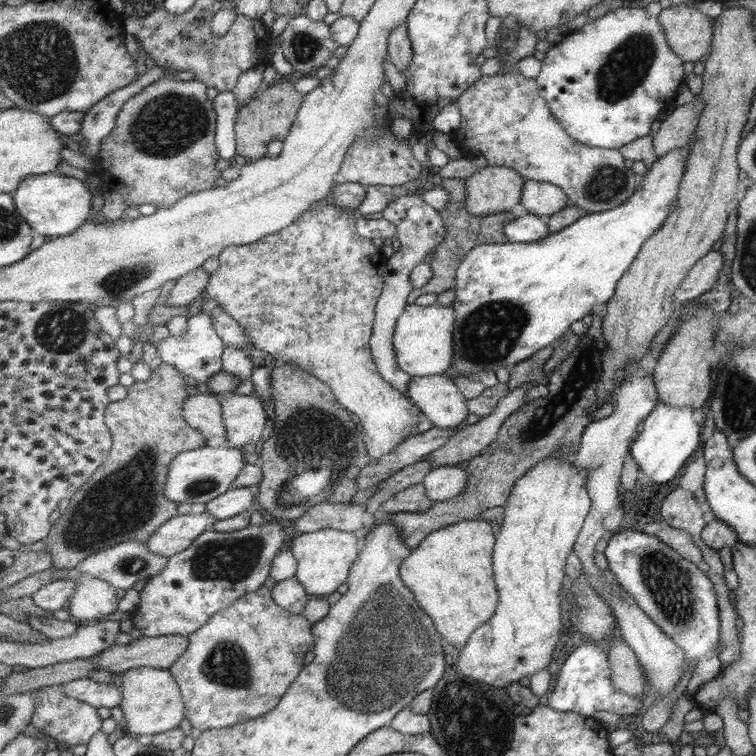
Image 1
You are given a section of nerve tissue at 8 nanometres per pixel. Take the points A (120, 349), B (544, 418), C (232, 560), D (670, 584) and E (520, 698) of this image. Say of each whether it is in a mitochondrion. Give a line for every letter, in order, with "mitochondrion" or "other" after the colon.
A: other
B: mitochondrion
C: mitochondrion
D: mitochondrion
E: other

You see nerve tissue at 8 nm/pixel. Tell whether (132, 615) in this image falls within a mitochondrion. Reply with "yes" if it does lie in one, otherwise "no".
no

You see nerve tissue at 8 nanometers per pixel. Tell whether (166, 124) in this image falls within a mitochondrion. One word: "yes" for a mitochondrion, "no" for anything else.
yes

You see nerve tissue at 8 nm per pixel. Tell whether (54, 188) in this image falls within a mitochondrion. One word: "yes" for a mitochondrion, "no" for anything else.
no

